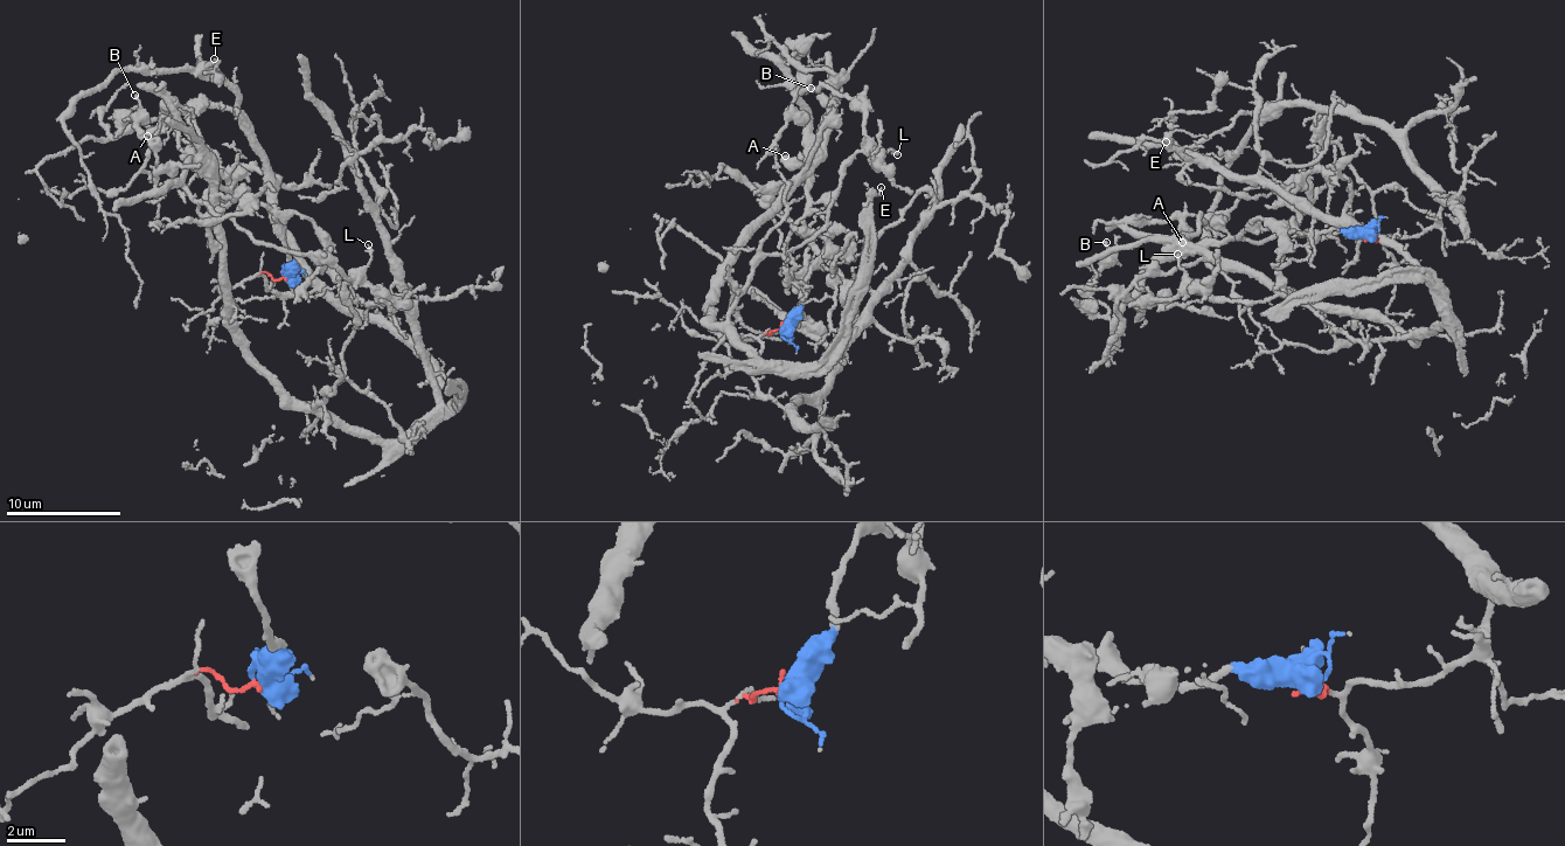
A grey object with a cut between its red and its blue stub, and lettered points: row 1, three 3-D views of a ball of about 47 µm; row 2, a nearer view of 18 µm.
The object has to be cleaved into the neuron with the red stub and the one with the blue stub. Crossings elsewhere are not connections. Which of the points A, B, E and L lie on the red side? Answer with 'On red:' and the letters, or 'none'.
On red: E

